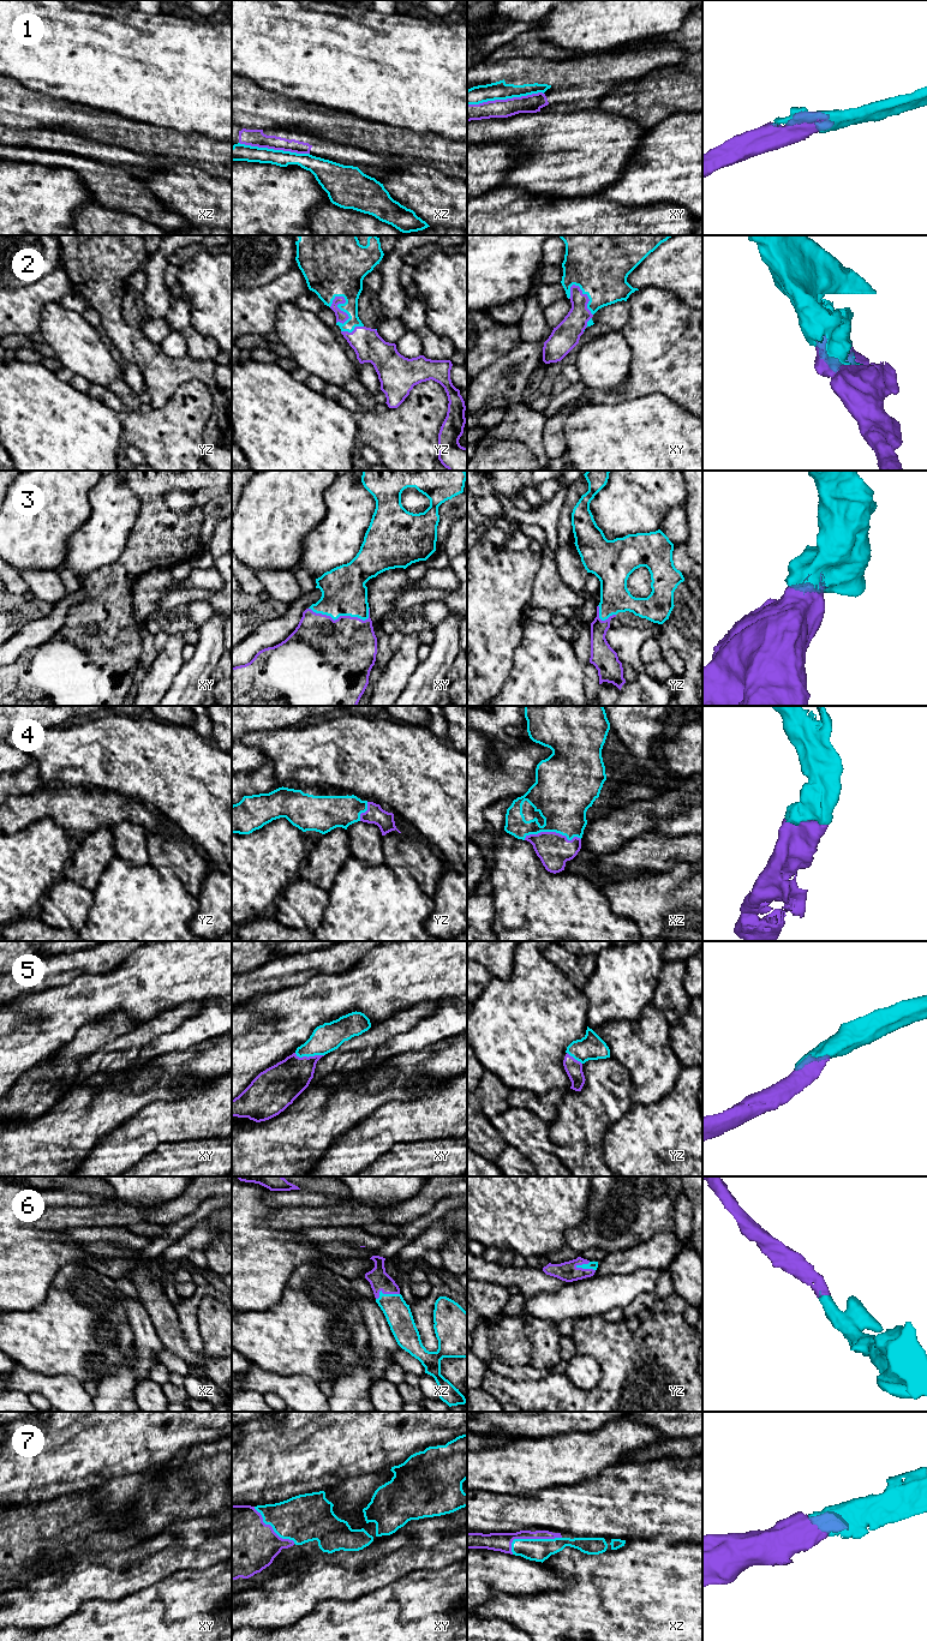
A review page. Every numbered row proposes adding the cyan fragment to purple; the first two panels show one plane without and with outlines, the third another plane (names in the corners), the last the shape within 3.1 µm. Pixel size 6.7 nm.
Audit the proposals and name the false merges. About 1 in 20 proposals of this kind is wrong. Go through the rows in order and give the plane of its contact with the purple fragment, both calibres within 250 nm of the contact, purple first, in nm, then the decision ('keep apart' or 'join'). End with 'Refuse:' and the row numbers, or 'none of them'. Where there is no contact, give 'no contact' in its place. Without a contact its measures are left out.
1: meets purple in xy; 130 nm thick on the purple side, 120 nm on the other; join
2: meets purple in yz; 70 nm thick on the purple side, 360 nm on the other; join
3: meets purple in xy; 460 nm thick on the purple side, 300 nm on the other; join
4: meets purple in xz; 220 nm thick on the purple side, 380 nm on the other; join
5: meets purple in xy; 280 nm thick on the purple side, 190 nm on the other; join
6: meets purple in yz; 130 nm thick on the purple side, 50 nm on the other; join
7: meets purple in xz; 130 nm thick on the purple side, 150 nm on the other; join
Refuse: none of them

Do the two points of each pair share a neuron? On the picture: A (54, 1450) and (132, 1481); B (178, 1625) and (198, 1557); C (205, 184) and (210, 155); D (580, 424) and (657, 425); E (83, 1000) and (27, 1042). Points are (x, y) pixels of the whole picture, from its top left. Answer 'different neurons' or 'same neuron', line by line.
A: different neurons
B: different neurons
C: different neurons
D: same neuron
E: same neuron

